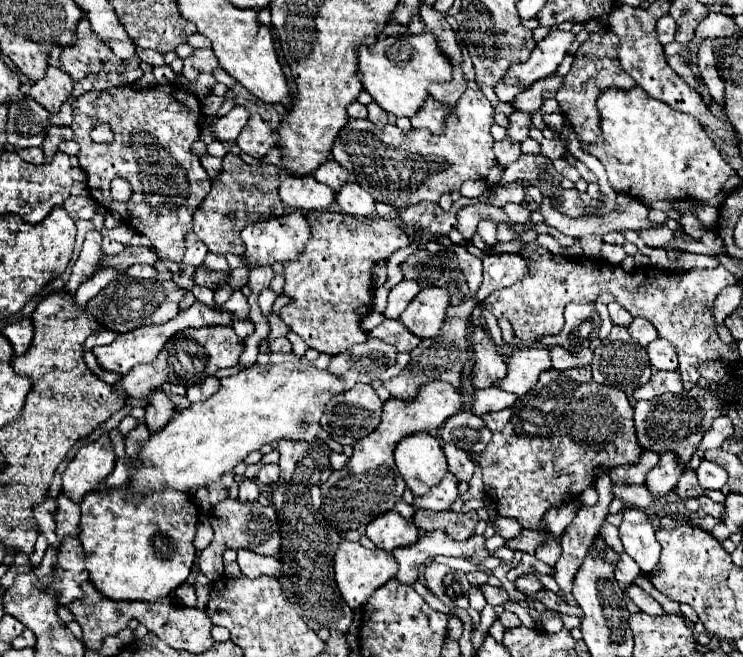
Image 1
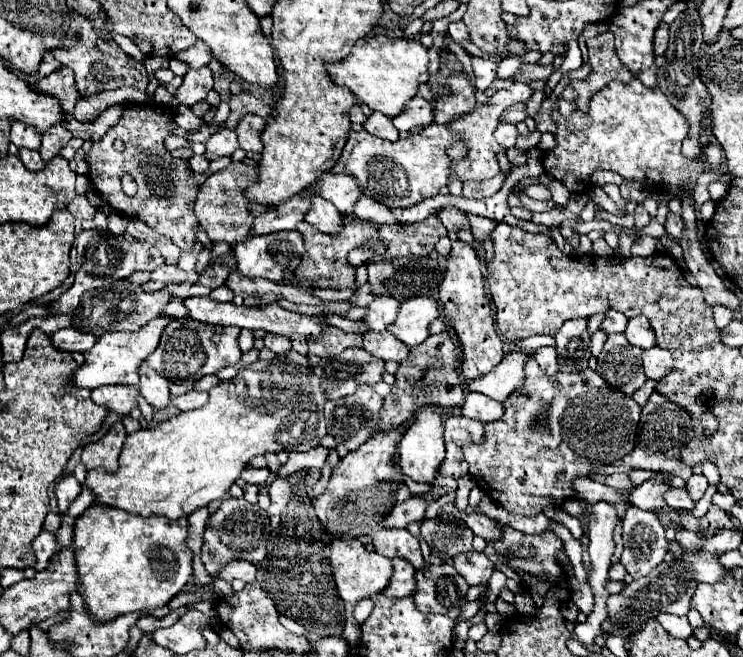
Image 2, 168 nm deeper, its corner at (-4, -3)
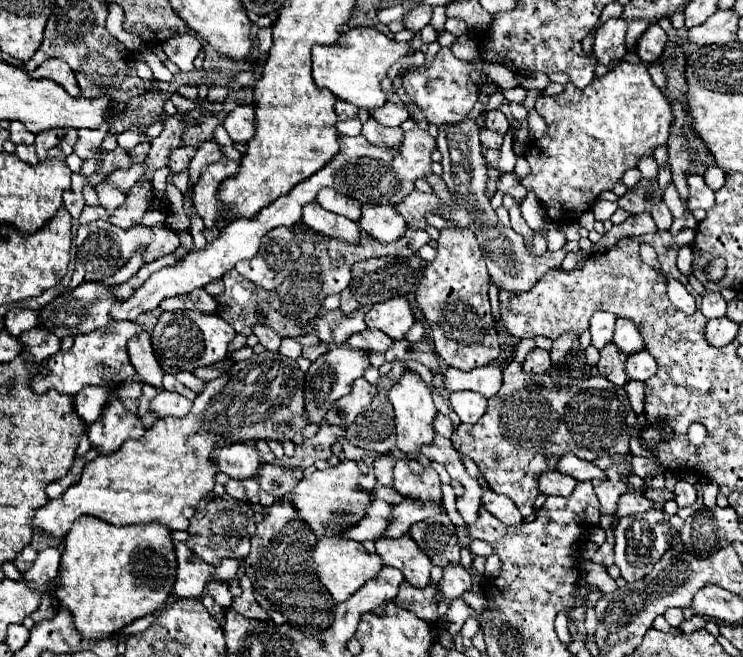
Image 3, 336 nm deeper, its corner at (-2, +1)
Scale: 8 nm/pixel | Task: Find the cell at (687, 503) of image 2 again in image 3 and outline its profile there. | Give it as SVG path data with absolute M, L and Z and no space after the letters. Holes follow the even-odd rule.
M664 487L664 489L646 489L644 495L646 495L650 501L654 501L654 503L666 503L666 501L674 499L674 493L668 491L666 487Z

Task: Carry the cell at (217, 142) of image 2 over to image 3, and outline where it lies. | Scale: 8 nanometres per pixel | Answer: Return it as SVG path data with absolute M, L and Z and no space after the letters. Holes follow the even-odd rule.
M204 141L200 147L198 147L198 153L196 157L192 159L190 167L188 167L188 173L190 173L190 181L194 183L198 179L198 175L202 173L202 169L210 163L216 163L224 153L220 151L222 147L216 143L216 141Z

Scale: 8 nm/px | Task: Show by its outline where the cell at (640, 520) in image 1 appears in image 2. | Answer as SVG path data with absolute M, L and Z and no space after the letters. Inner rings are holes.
M630 507L622 519L622 539L624 551L620 563L632 579L648 575L664 561L664 555L668 553L664 527L652 511Z

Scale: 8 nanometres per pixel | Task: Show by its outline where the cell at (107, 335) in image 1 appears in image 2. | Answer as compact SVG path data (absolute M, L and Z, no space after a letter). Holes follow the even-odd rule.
M72 327L54 331L50 335L50 339L58 351L80 351L80 353L88 351L88 347L92 347L92 343L96 343L94 335L84 335Z

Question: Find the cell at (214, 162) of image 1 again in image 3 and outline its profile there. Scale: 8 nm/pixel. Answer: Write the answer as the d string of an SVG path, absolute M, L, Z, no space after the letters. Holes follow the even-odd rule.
M178 147L178 149L174 149L174 151L170 153L170 163L168 163L168 165L170 165L170 169L172 169L174 173L186 171L194 155L196 155L196 147Z

